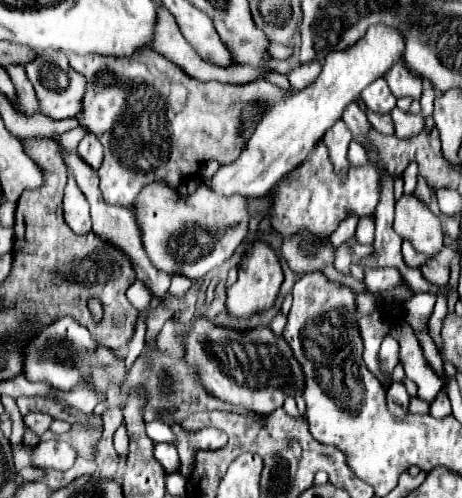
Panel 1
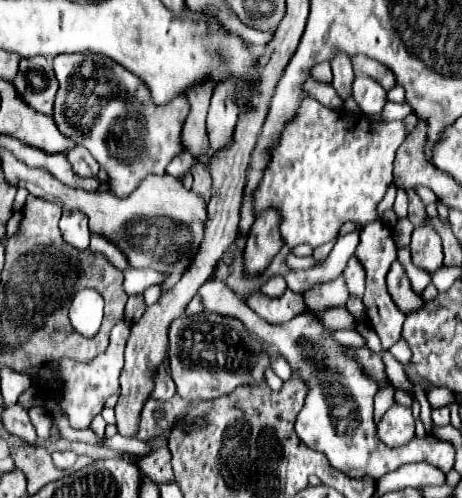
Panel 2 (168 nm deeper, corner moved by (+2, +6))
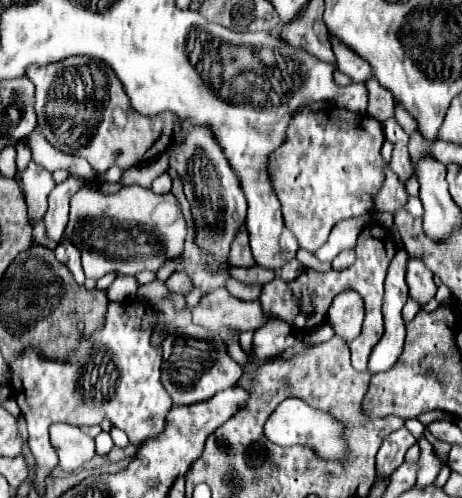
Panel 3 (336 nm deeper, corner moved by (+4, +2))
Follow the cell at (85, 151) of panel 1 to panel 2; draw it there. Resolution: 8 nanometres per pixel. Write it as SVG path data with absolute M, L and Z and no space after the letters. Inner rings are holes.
M76 146L76 150L72 150L72 154L68 154L68 162L72 164L74 174L80 178L88 178L88 176L96 178L98 176L98 170L100 170L98 162L82 146Z

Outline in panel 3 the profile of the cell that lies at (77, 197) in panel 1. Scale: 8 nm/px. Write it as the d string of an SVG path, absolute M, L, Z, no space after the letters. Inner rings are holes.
M62 238L54 252L56 252L56 258L70 268L70 272L74 274L74 280L78 284L84 284L86 276L84 276L82 264L80 264L80 254L78 254L78 248L74 246L74 242L70 242L70 238Z

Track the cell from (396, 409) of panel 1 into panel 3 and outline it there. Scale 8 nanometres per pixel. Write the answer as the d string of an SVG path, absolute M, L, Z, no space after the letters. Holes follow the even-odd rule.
M400 428L392 434L388 434L376 454L376 470L382 476L390 476L402 462L406 450L416 442L416 438L410 434L408 428Z

